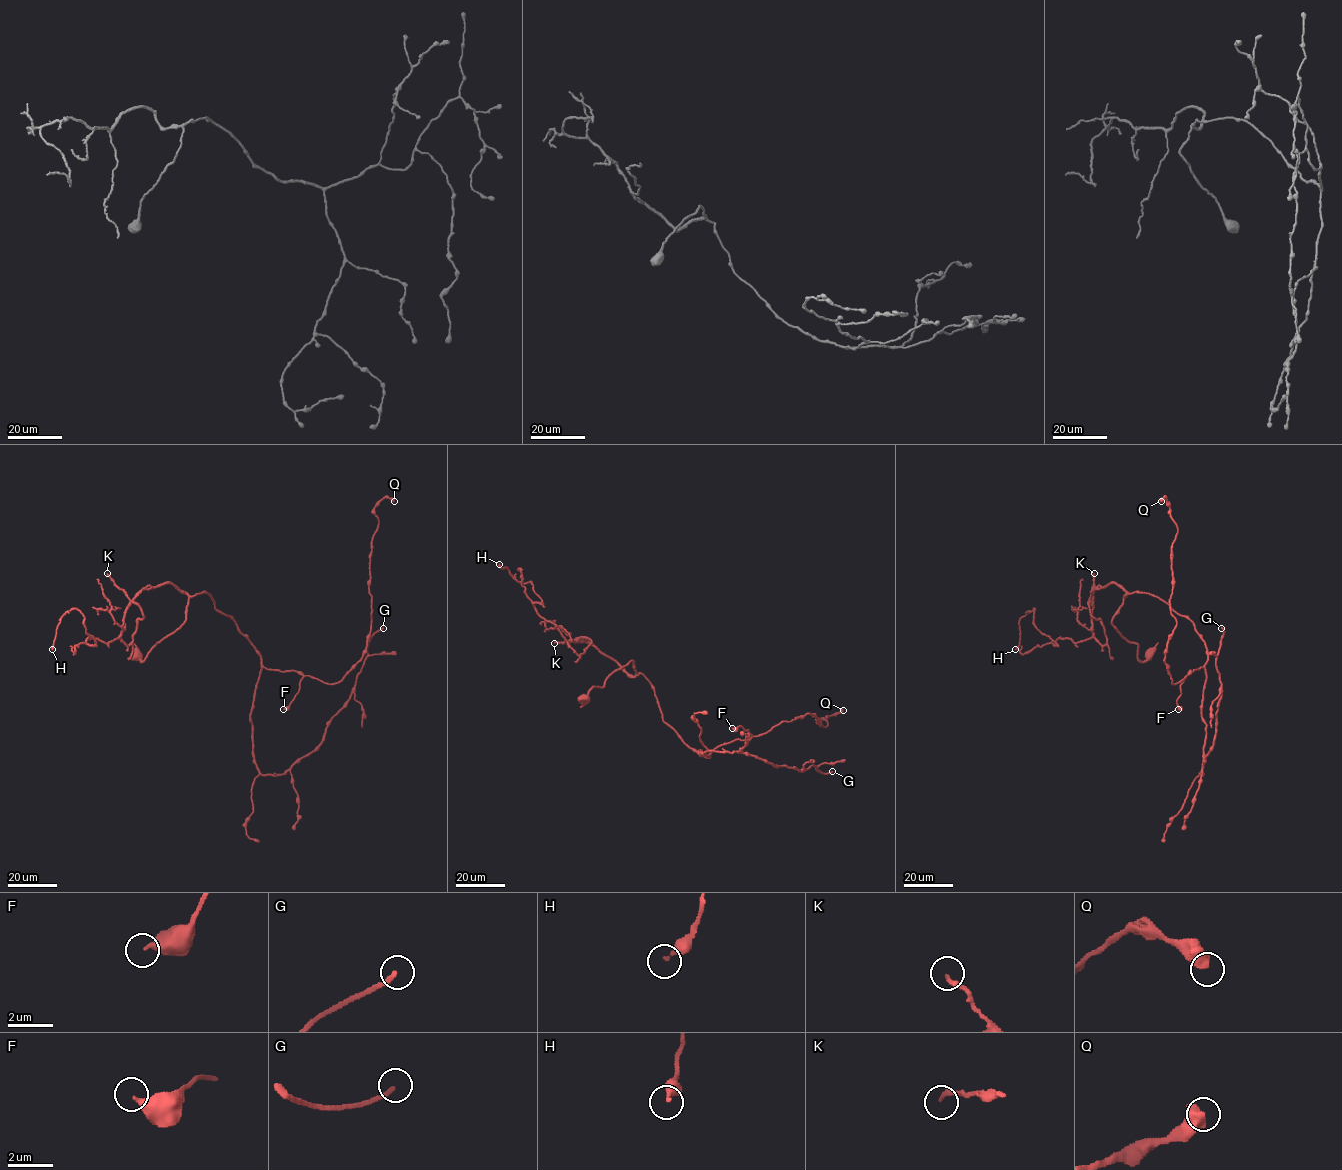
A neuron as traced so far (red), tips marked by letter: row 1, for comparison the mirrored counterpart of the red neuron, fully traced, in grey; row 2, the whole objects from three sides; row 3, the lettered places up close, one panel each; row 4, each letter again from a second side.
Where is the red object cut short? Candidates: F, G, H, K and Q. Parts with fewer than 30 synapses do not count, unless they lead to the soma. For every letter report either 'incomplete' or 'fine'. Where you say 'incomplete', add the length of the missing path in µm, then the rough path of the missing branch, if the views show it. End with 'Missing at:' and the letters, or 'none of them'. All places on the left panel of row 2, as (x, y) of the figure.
F: fine
G: incomplete; about 60 µm are missing; missing branch runs (383, 628), (394, 595), (395, 562), (411, 544), (416, 517), (422, 513)
H: fine
K: fine
Q: fine
Missing at: G

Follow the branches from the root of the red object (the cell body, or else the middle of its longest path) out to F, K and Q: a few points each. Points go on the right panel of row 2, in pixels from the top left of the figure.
F: (1148, 654), (1140, 661), (1112, 624), (1128, 594), (1164, 600), (1204, 642), (1207, 662), (1184, 679), (1178, 709)
K: (1148, 654), (1112, 624), (1127, 593), (1114, 583), (1092, 594), (1094, 638), (1106, 642), (1094, 573)
Q: (1148, 654), (1140, 661), (1112, 624), (1128, 594), (1186, 616), (1207, 660), (1172, 683), (1178, 528), (1161, 501)

